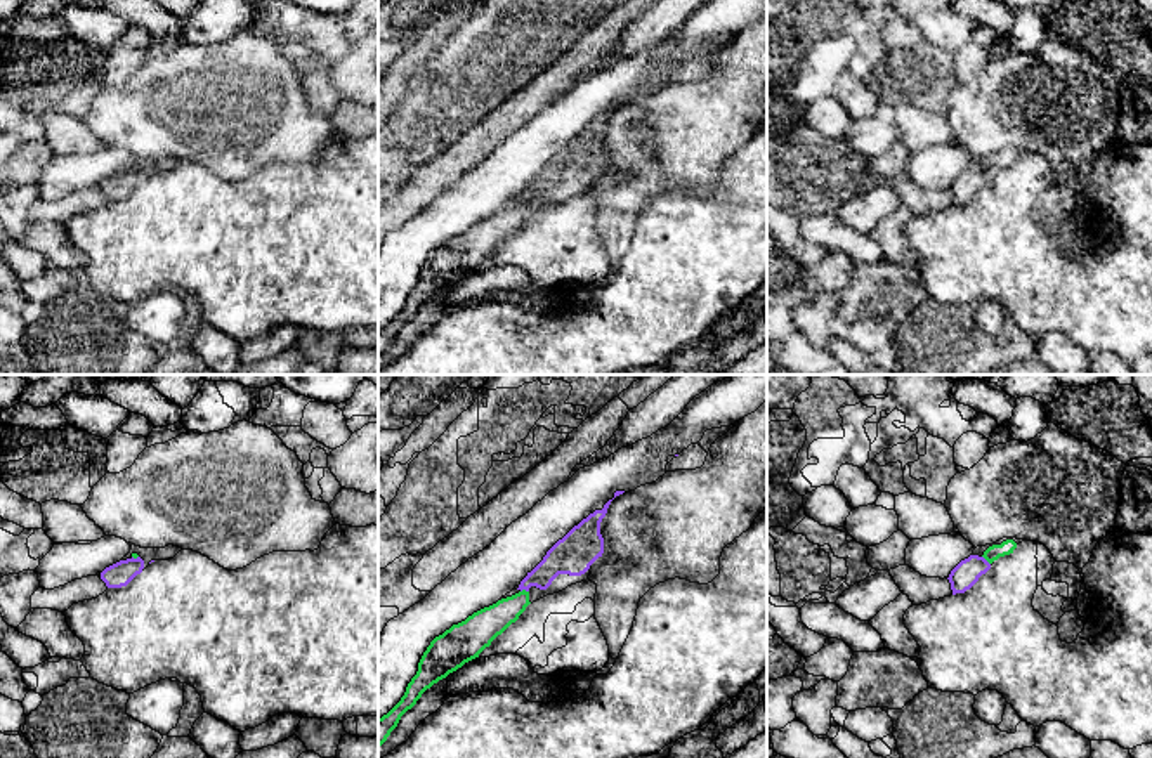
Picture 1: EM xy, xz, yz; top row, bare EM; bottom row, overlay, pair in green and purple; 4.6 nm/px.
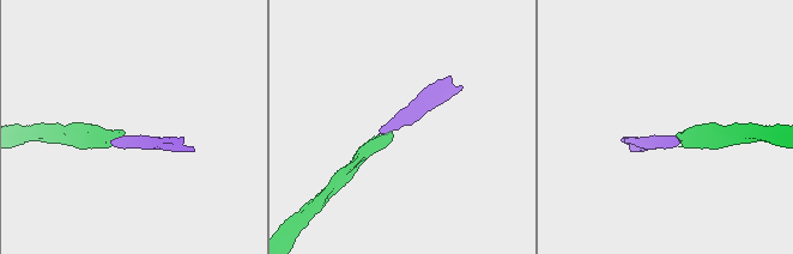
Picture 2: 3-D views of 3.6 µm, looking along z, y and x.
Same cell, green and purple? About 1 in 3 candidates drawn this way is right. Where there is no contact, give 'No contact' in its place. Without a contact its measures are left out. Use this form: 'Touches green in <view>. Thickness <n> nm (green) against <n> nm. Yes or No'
Touches green in xz. Thickness 150 nm (green) against 160 nm. Yes

